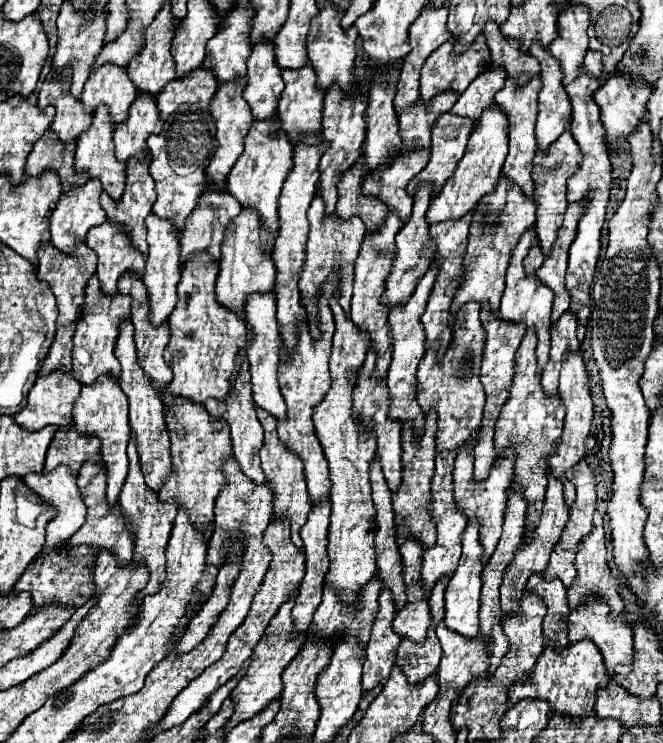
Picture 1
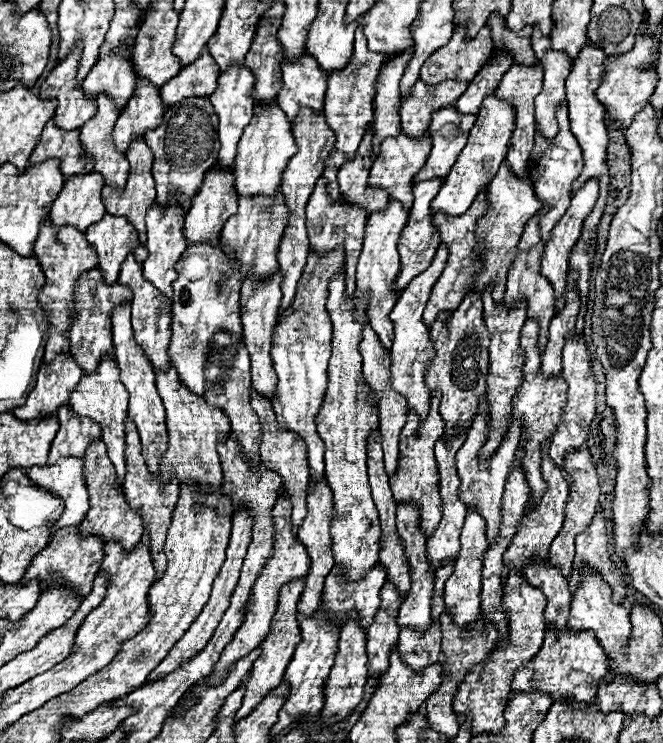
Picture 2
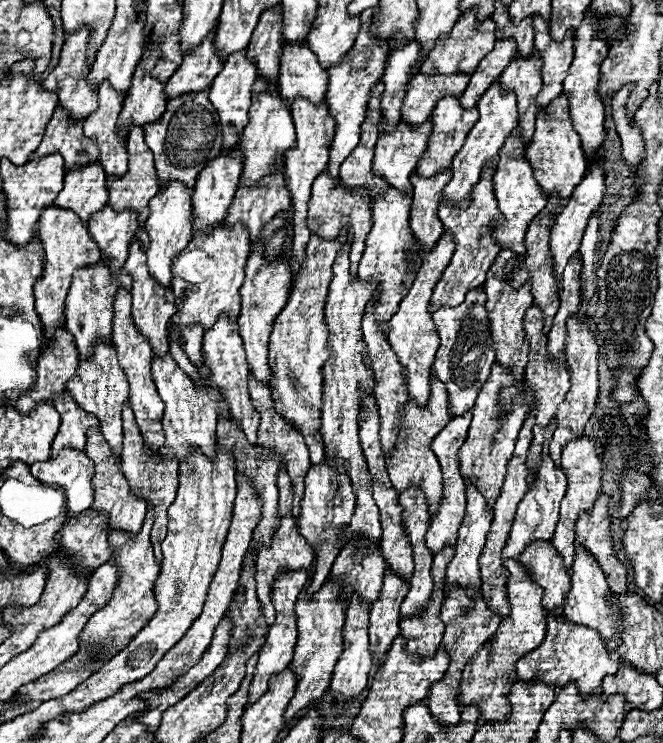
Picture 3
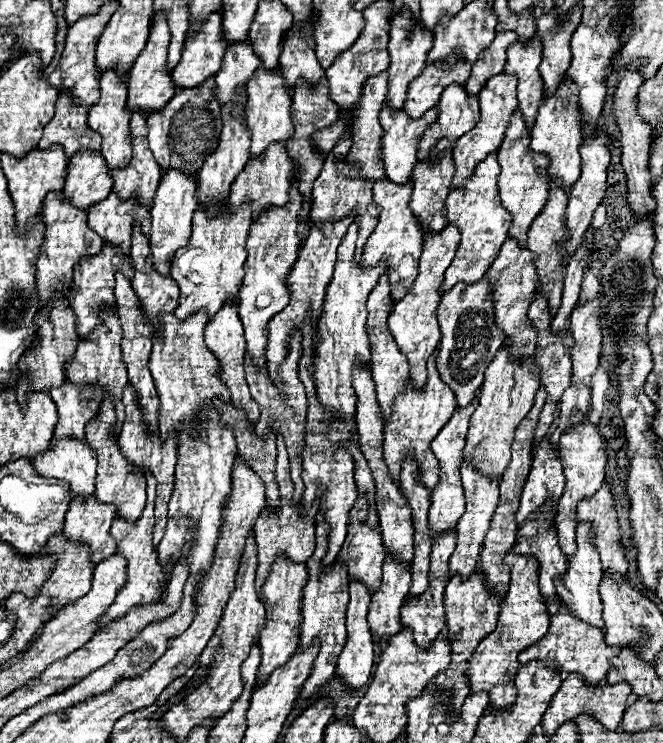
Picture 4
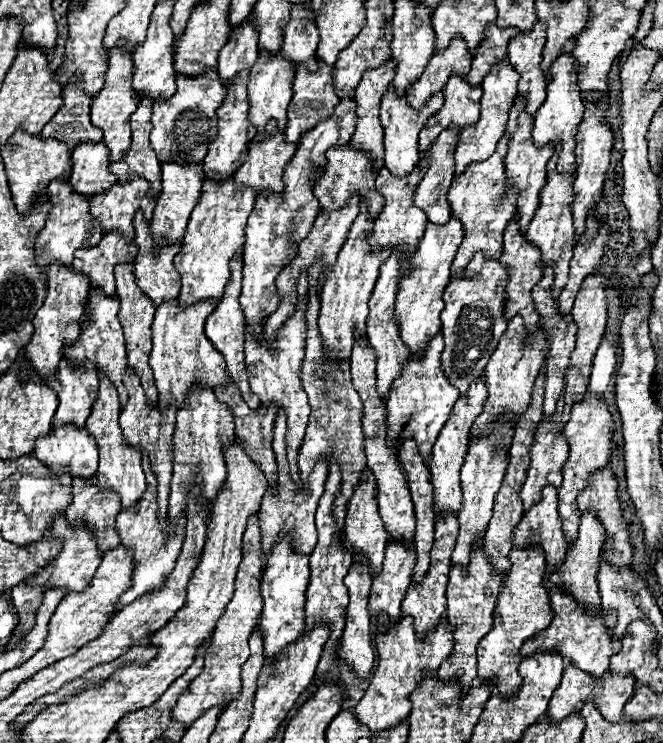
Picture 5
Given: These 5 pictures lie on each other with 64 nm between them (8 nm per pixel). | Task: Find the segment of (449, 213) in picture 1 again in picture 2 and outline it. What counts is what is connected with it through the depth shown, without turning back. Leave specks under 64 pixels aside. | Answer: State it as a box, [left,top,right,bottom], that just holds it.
[432,94,516,216]

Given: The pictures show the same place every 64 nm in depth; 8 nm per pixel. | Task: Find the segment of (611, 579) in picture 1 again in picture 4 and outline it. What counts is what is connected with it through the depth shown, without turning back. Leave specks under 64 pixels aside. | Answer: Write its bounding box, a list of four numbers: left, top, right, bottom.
[578,480,628,580]

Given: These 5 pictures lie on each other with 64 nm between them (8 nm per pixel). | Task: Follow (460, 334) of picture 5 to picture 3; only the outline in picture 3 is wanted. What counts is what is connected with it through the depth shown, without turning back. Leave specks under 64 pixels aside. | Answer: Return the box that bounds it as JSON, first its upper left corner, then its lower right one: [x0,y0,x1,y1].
[434,286,494,416]

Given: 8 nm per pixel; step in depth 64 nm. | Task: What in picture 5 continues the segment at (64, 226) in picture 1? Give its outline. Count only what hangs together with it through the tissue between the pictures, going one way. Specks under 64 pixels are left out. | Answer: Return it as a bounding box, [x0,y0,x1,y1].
[70,142,118,196]

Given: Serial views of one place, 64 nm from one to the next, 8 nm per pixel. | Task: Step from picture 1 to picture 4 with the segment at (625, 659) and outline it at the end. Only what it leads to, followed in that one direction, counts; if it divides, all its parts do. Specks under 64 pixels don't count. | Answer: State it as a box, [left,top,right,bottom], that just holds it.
[558,522,604,630]

